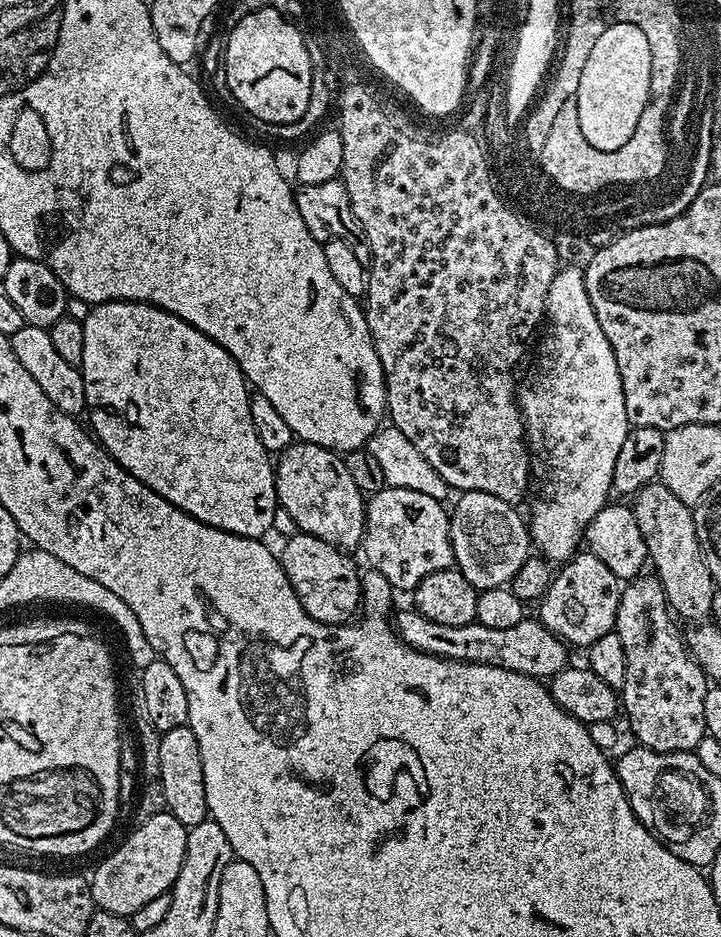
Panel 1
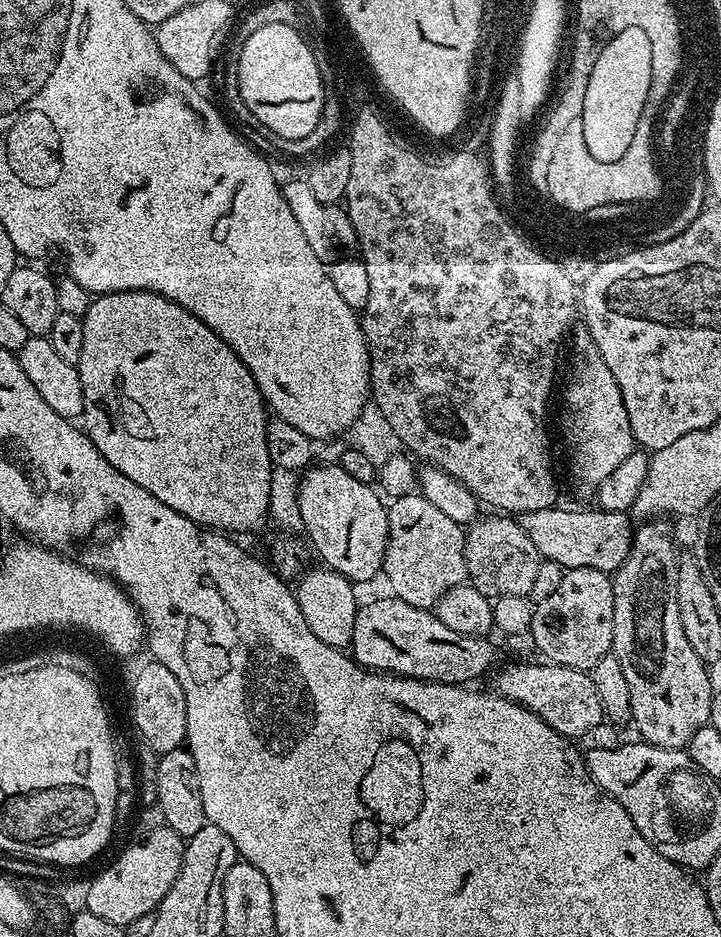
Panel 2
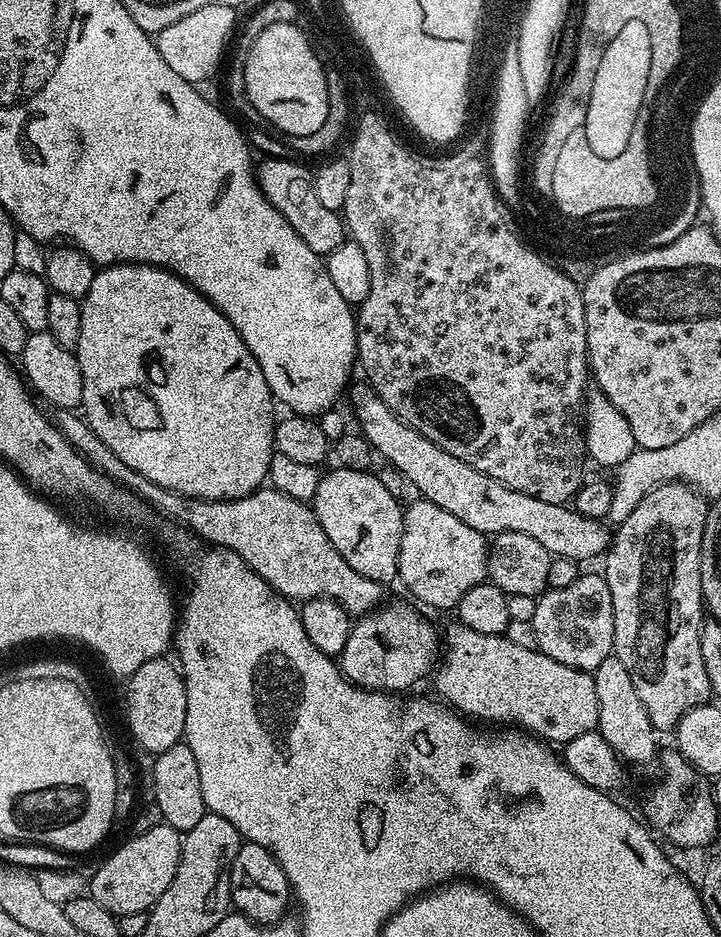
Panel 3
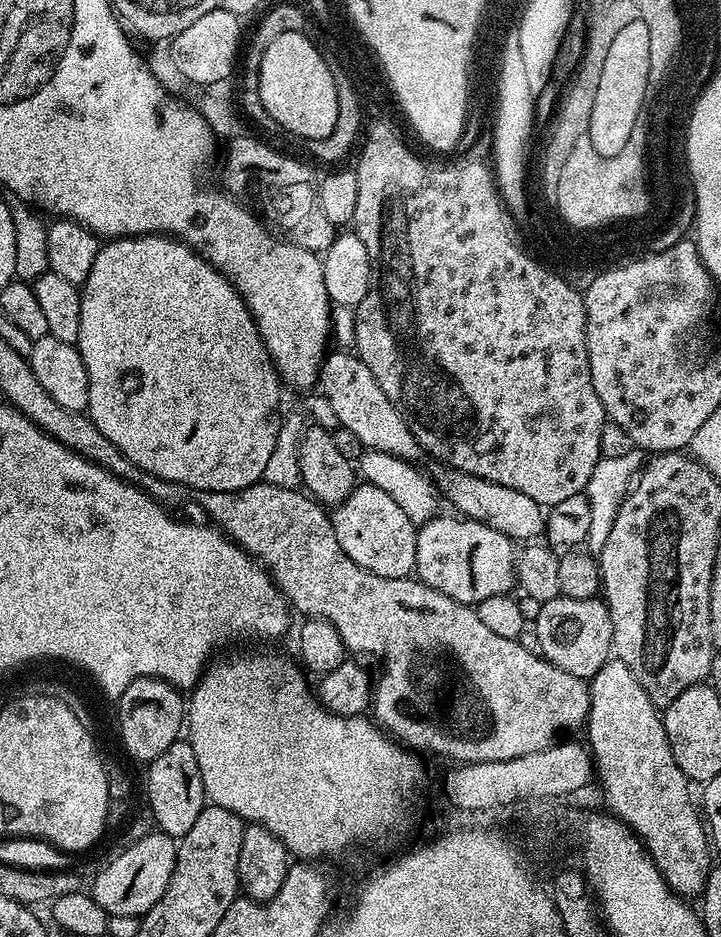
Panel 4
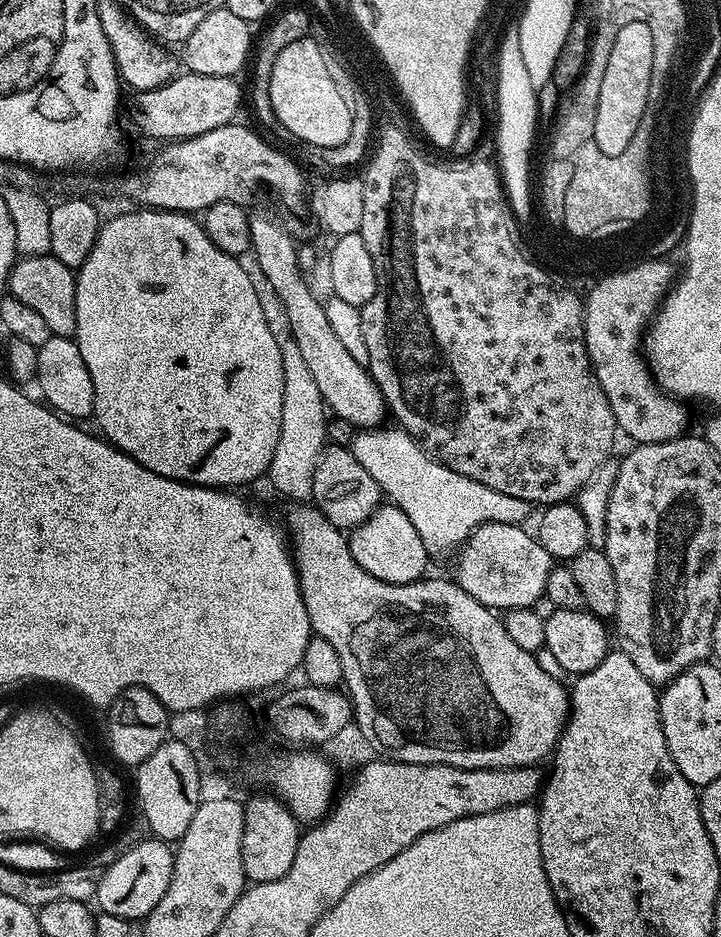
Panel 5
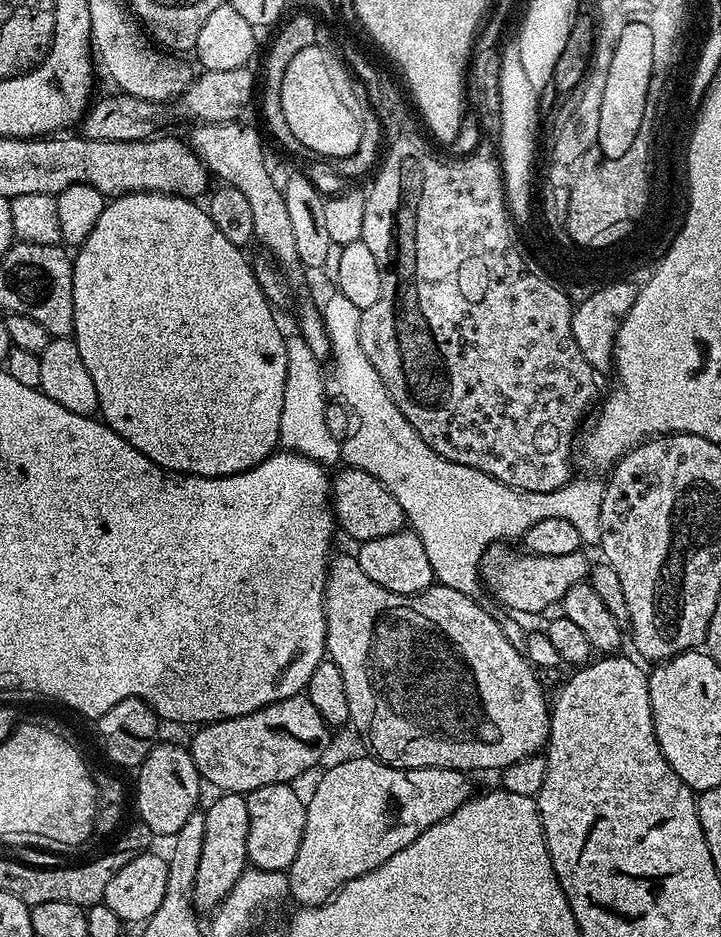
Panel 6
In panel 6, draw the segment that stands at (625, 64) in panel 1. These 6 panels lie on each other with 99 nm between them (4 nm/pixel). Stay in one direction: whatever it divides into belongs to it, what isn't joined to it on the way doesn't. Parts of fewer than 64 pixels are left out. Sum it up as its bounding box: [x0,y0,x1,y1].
[600,21,653,159]

